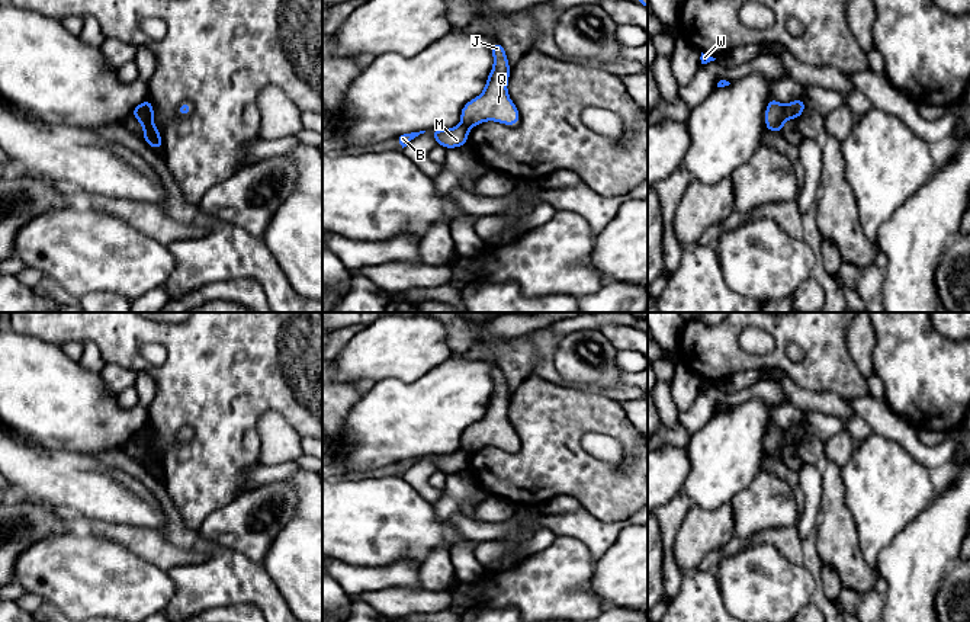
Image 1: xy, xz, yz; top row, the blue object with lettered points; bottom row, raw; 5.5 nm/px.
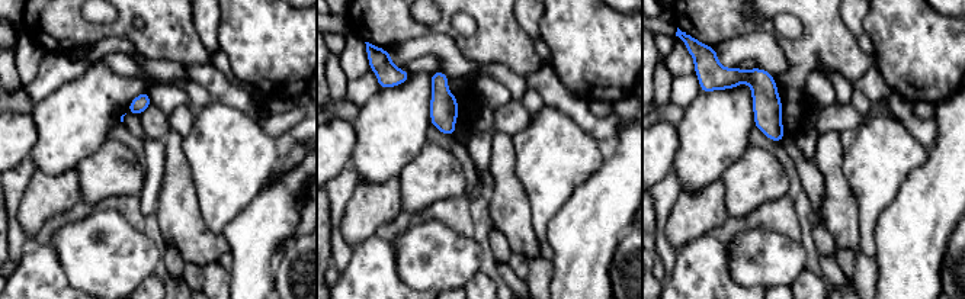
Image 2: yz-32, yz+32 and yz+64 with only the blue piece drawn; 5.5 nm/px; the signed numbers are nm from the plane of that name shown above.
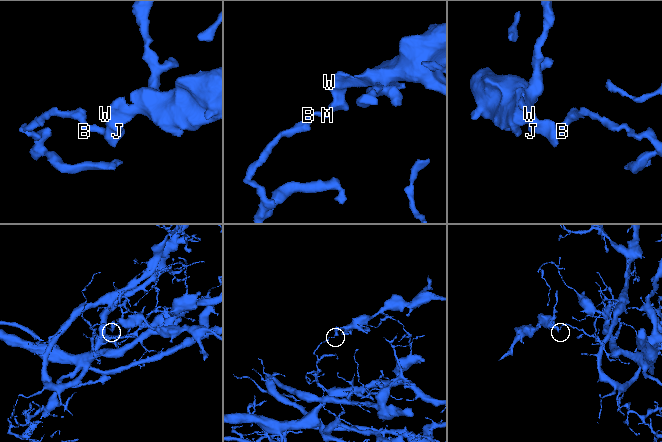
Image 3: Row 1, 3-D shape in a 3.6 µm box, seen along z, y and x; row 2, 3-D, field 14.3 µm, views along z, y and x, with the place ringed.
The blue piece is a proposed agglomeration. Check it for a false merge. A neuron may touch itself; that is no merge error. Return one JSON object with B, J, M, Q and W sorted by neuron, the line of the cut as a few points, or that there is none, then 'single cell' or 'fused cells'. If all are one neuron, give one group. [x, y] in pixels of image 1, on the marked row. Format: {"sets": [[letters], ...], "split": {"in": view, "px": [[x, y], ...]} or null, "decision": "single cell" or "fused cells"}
{"sets": [["B", "M"], ["J", "Q", "W"]], "split": {"in": "yz", "px": [[784, 105], [787, 116]]}, "decision": "fused cells"}

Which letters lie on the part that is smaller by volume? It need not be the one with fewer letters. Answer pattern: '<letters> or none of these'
J, Q, W

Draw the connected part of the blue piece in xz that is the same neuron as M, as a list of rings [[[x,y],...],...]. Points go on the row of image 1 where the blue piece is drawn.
[[[459,124],[452,129],[434,129],[431,135],[437,145],[444,148],[457,148],[460,145],[468,145],[469,128],[463,124]]]

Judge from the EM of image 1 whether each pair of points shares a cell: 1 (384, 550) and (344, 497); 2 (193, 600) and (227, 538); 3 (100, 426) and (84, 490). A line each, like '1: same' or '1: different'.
1: same
2: different
3: different

